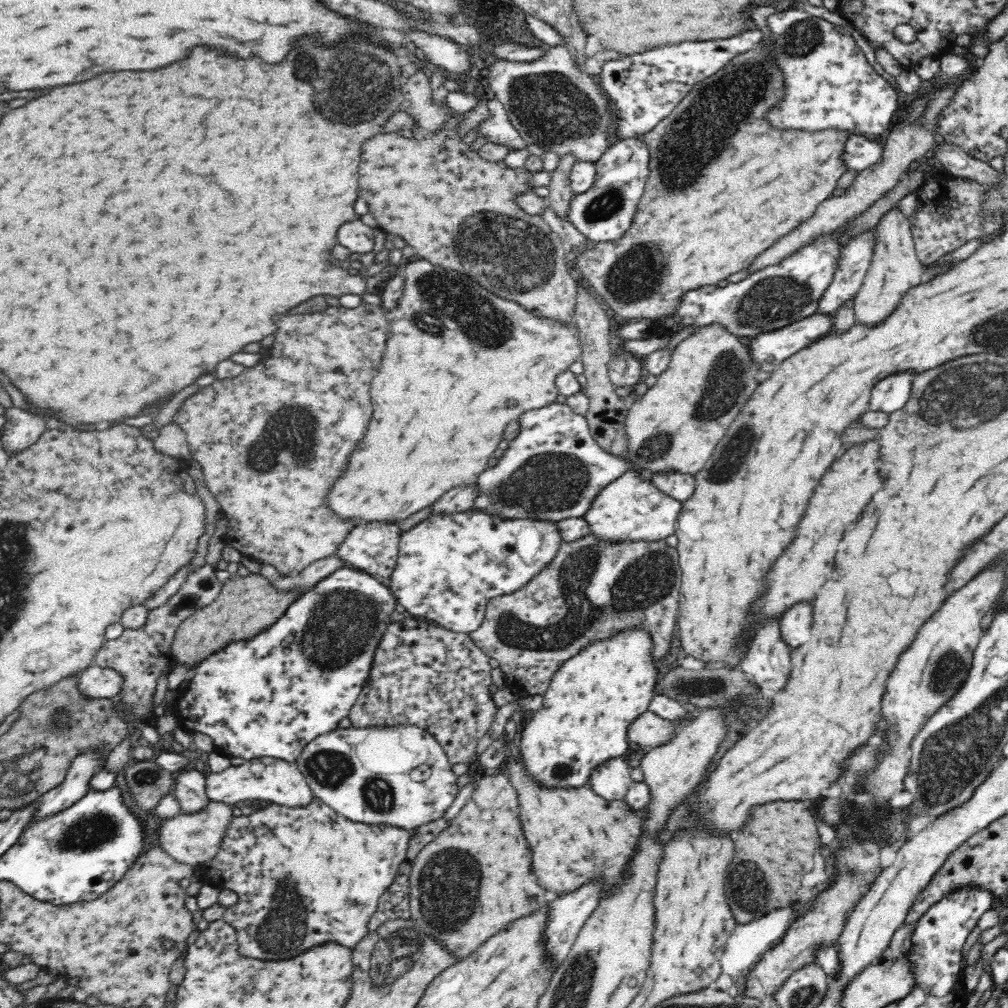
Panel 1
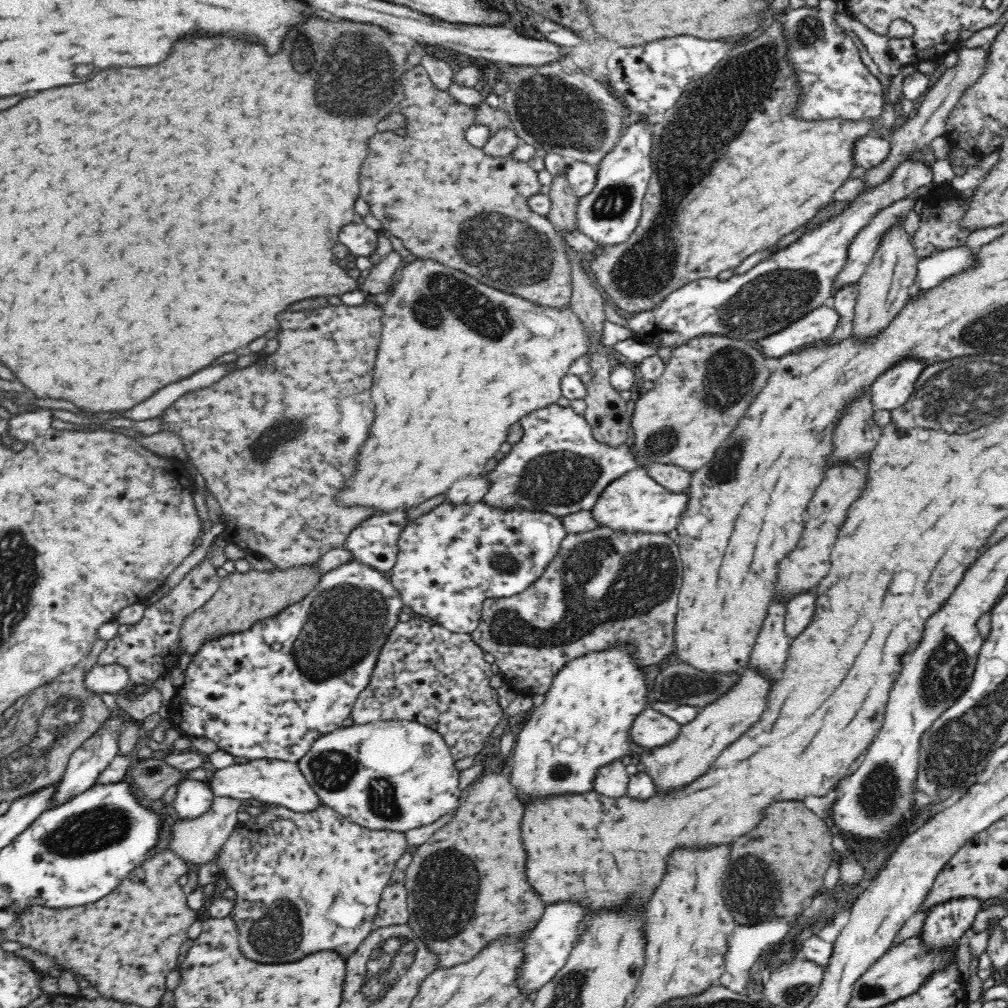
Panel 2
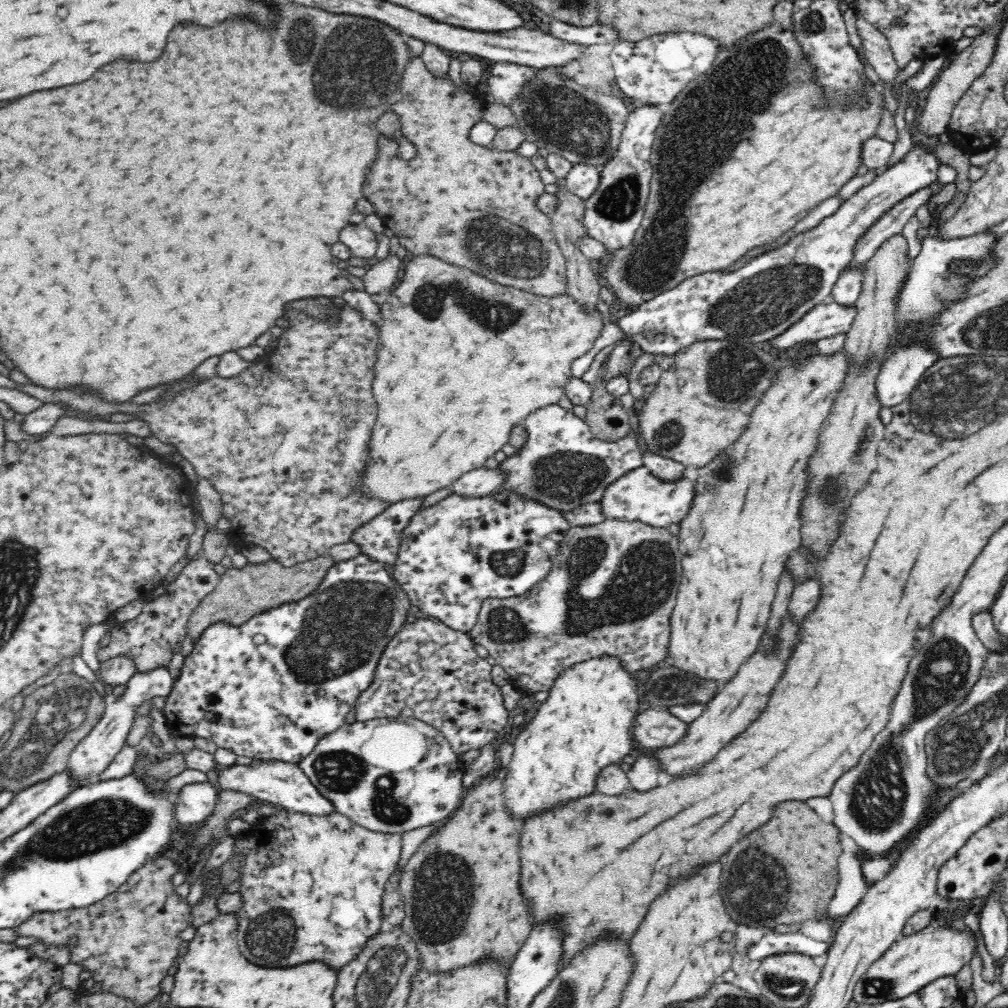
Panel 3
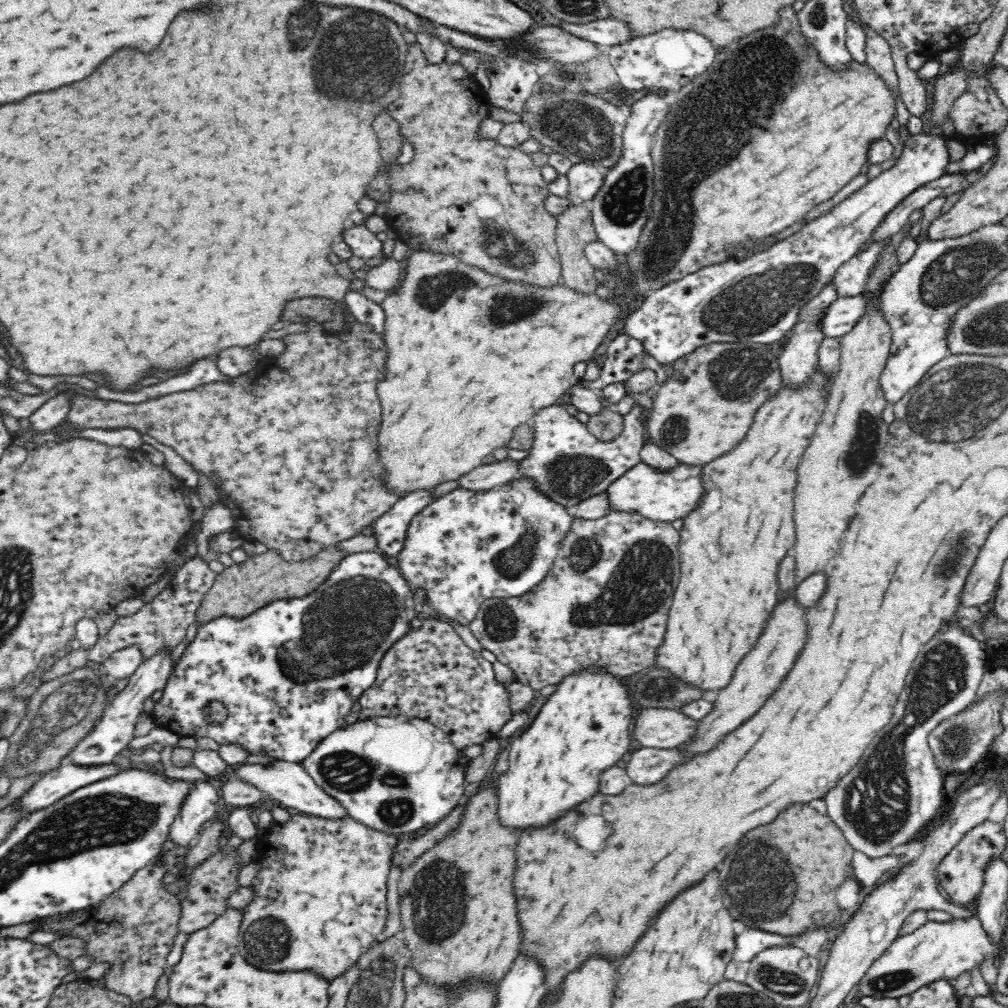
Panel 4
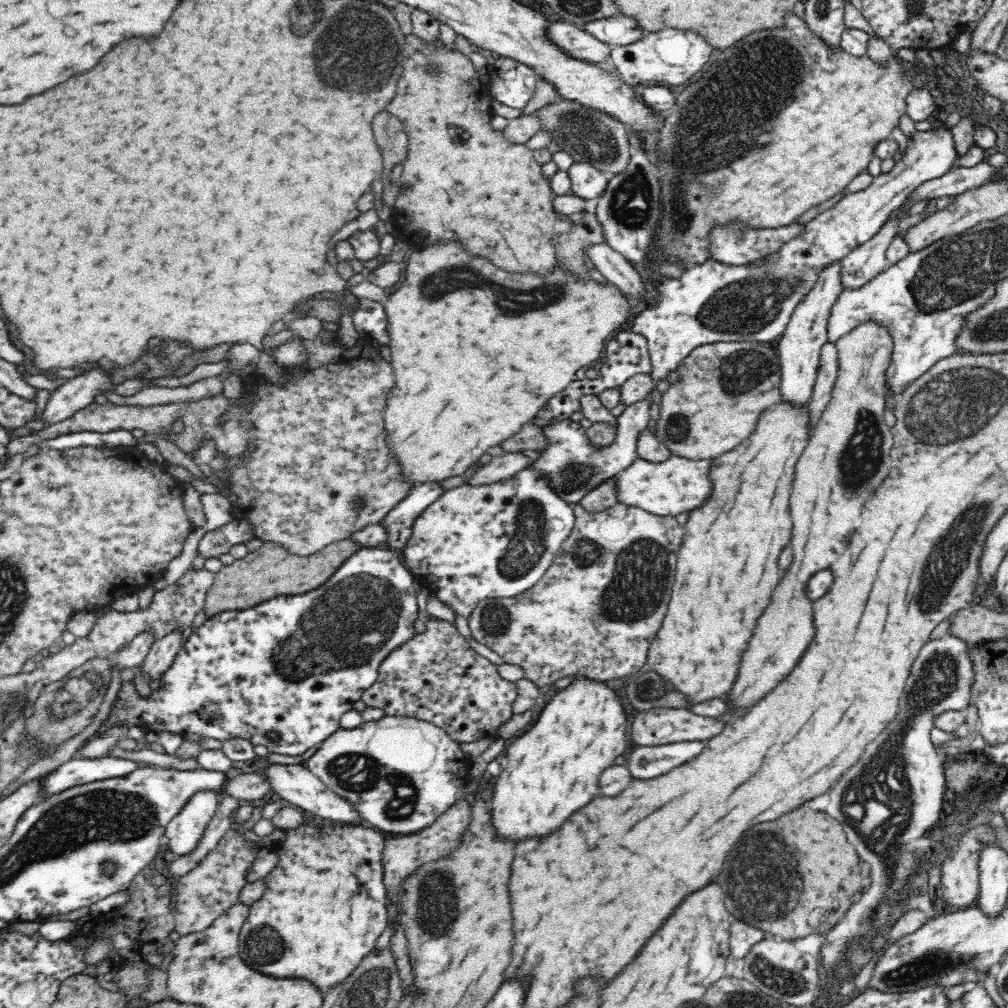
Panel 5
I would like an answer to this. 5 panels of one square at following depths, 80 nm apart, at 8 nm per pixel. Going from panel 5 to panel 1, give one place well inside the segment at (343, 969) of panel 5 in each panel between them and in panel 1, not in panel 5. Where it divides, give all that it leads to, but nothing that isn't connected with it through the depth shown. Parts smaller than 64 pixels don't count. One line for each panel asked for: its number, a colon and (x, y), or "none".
1: (304, 875)
2: (305, 881)
3: (312, 886)
4: (319, 897)

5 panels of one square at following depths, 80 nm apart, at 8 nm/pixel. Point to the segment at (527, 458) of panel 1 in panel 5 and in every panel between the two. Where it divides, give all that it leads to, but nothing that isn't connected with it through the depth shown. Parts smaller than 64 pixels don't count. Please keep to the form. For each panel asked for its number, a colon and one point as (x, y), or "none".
2: (557, 467)
3: (561, 464)
4: (566, 463)
5: (574, 467)

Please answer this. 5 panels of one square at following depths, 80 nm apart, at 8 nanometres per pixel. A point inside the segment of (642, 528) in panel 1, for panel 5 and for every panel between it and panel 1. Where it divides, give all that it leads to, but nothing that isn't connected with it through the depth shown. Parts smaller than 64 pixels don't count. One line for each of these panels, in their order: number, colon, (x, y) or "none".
2: (634, 503)
3: (639, 497)
4: (663, 496)
5: (678, 485)

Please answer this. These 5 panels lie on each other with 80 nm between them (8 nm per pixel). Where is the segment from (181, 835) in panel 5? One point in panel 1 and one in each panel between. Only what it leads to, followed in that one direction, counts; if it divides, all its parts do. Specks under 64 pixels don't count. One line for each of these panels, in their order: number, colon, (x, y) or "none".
1: (189, 788)
2: (193, 797)
3: (194, 802)
4: (203, 798)

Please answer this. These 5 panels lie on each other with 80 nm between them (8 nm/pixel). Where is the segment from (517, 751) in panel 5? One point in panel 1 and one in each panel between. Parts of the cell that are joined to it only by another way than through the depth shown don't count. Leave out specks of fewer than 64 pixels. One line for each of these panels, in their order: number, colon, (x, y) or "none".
1: (592, 699)
2: (584, 722)
3: (584, 724)
4: (583, 728)

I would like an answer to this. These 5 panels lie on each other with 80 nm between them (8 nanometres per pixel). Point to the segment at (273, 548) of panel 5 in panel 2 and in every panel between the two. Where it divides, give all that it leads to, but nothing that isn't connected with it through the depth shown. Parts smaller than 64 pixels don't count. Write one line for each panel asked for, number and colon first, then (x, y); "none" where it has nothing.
2: (242, 599)
3: (240, 594)
4: (237, 592)

